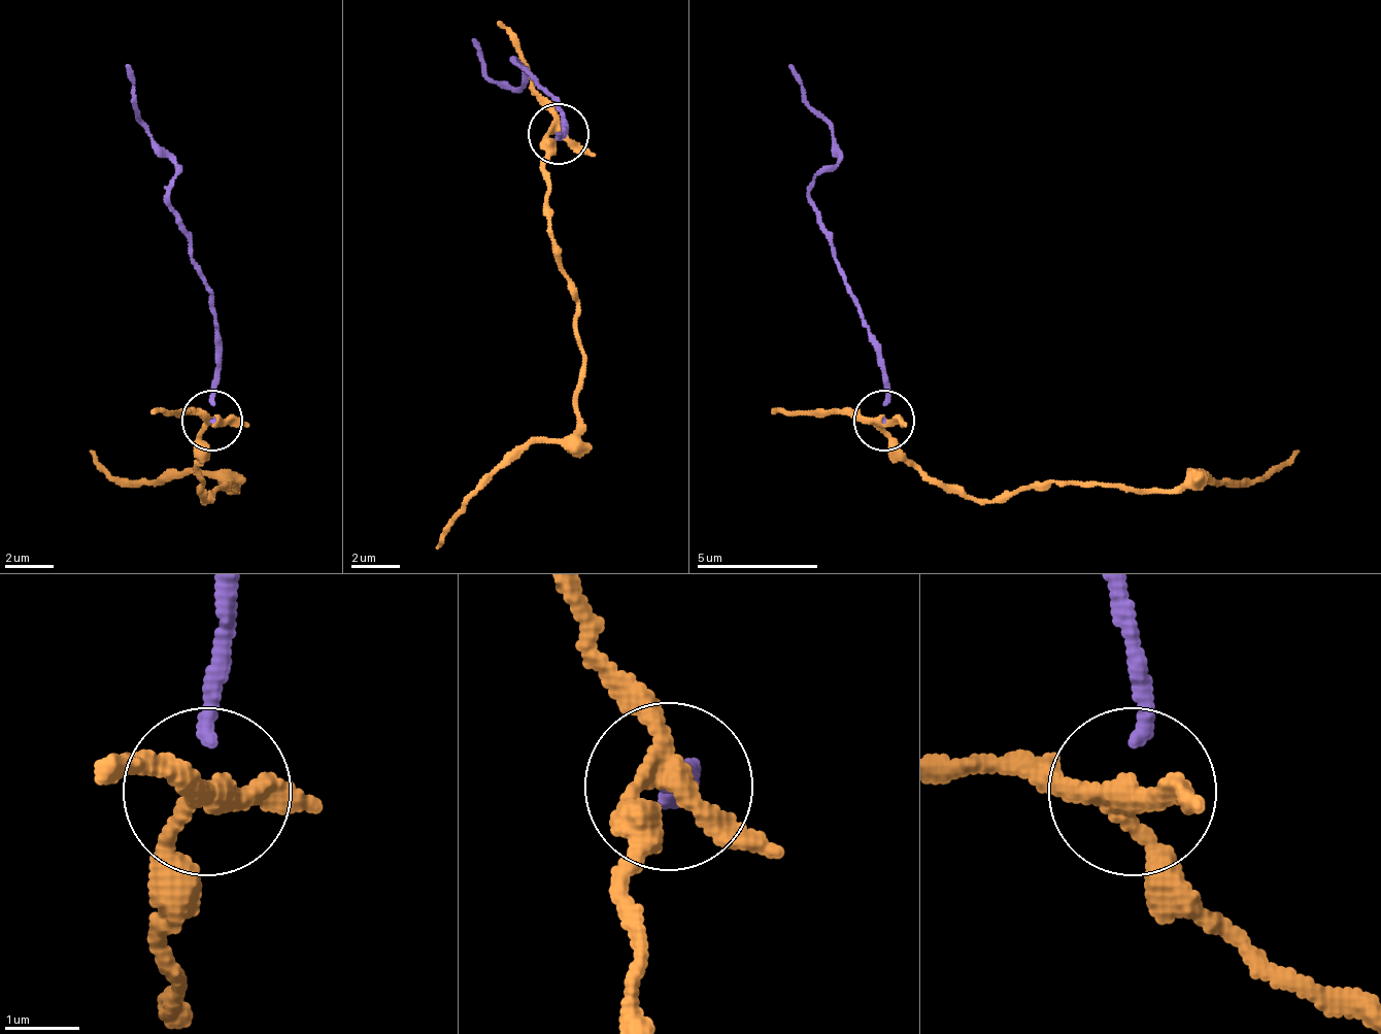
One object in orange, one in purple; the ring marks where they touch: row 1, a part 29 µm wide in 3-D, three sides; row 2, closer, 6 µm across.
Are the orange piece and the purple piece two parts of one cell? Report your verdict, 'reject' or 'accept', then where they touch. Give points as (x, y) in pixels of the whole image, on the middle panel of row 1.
reject; place (559, 133)

